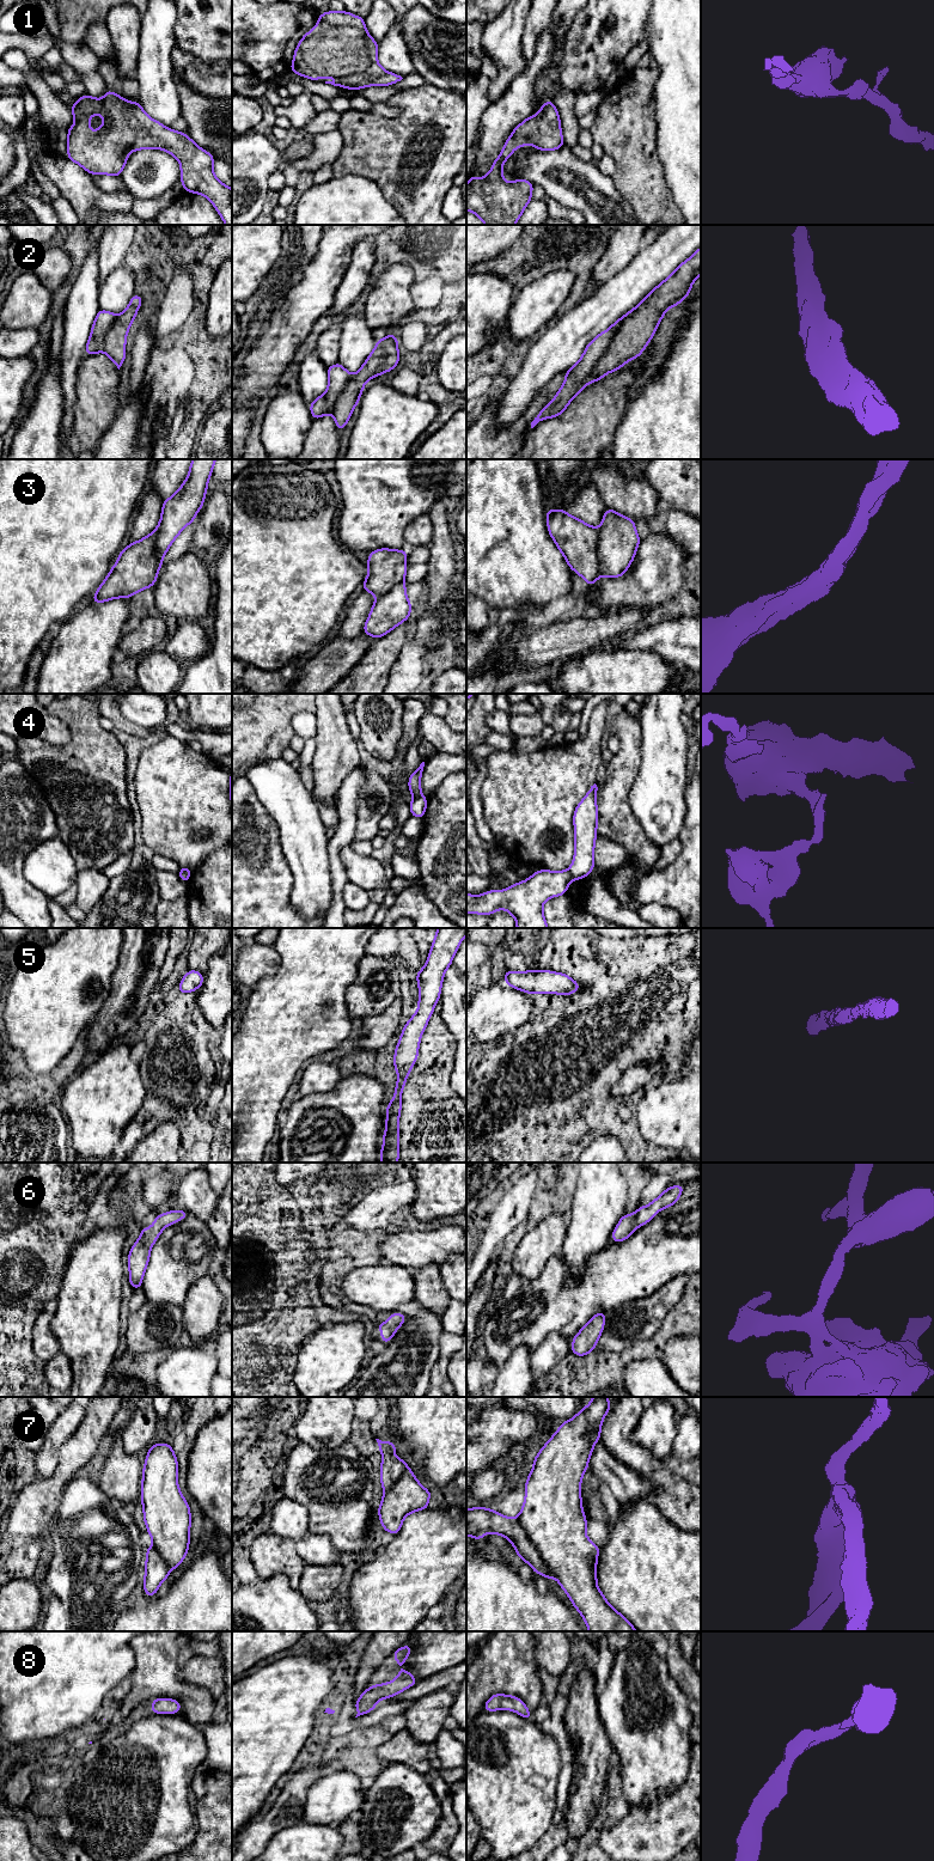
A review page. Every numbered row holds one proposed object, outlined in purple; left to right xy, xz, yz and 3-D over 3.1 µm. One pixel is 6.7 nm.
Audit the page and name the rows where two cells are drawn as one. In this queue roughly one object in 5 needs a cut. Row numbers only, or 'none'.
4

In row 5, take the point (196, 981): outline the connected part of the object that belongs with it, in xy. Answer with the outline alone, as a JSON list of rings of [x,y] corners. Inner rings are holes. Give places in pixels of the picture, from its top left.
[[[189,970],[182,978],[177,991],[178,993],[191,993],[200,989],[203,983],[204,976],[197,970]]]

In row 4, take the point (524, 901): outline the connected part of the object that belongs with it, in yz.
[[[539,870],[529,879],[508,886],[505,890],[490,890],[480,896],[466,893],[466,914],[492,915],[506,909],[517,921],[517,928],[549,928],[543,915],[543,904],[548,898],[566,895],[573,877],[569,871]]]

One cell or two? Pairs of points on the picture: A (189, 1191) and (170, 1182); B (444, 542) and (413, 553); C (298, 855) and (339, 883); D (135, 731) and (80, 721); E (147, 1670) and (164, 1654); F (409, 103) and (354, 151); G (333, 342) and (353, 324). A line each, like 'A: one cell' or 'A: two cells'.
A: two cells
B: two cells
C: two cells
D: two cells
E: one cell
F: one cell
G: two cells

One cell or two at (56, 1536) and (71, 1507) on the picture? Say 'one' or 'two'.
one

